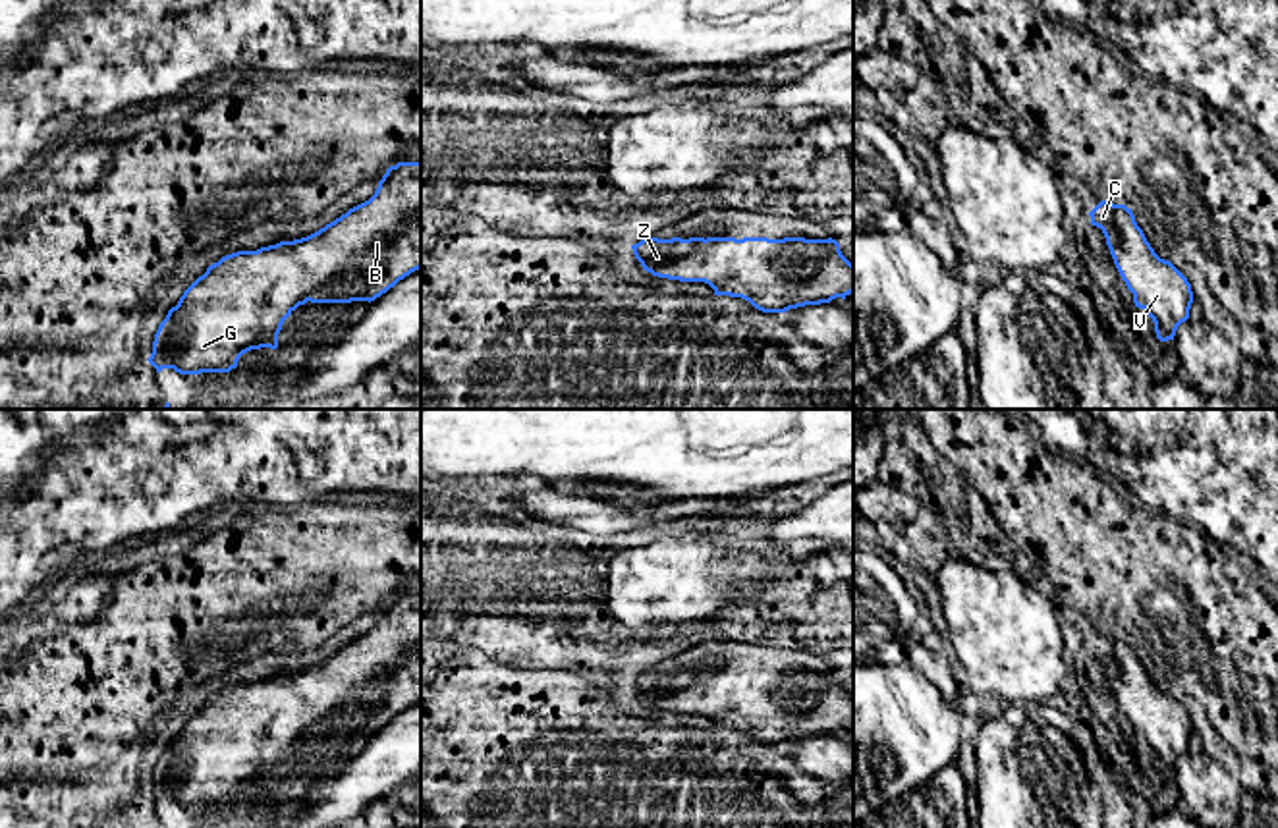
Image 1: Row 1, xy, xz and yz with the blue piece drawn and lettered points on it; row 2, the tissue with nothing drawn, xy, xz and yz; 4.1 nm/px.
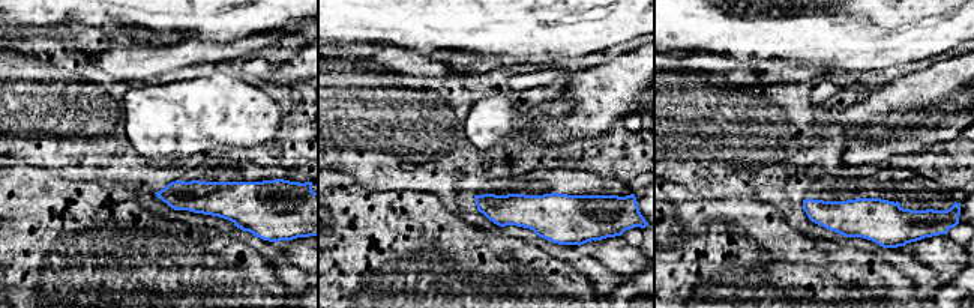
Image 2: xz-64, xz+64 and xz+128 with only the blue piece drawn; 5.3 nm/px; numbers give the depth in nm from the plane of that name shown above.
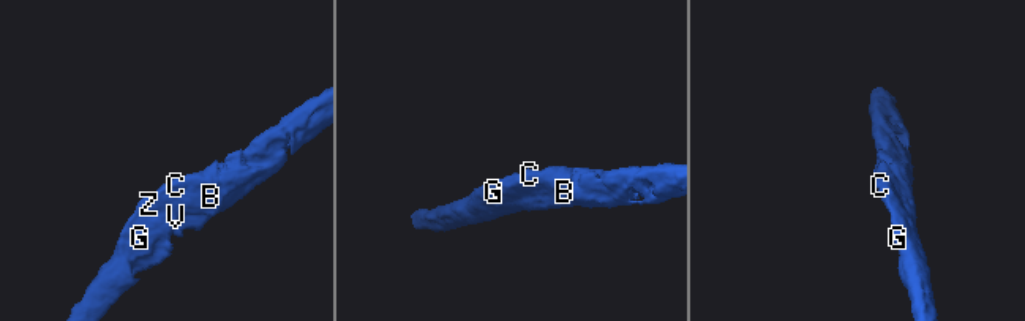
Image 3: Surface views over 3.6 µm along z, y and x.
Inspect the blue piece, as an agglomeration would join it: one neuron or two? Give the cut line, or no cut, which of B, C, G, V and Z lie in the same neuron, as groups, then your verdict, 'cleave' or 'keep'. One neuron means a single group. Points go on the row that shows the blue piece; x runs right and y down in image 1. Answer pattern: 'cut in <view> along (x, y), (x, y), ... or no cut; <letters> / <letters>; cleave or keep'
no cut; B C G V Z; keep

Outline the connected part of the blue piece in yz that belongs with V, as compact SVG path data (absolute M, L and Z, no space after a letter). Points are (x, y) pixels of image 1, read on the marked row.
M1100 201L1089 216L1091 224L1102 230L1135 307L1145 309L1153 318L1160 342L1174 340L1178 326L1189 318L1193 303L1187 278L1154 253L1125 205Z

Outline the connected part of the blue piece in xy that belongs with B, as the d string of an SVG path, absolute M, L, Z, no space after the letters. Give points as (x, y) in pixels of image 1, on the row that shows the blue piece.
M421 162L390 166L375 195L319 232L222 257L199 276L160 322L147 359L156 373L230 373L243 353L278 347L284 320L307 301L375 301L421 268Z

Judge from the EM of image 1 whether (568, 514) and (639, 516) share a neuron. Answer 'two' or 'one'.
one

